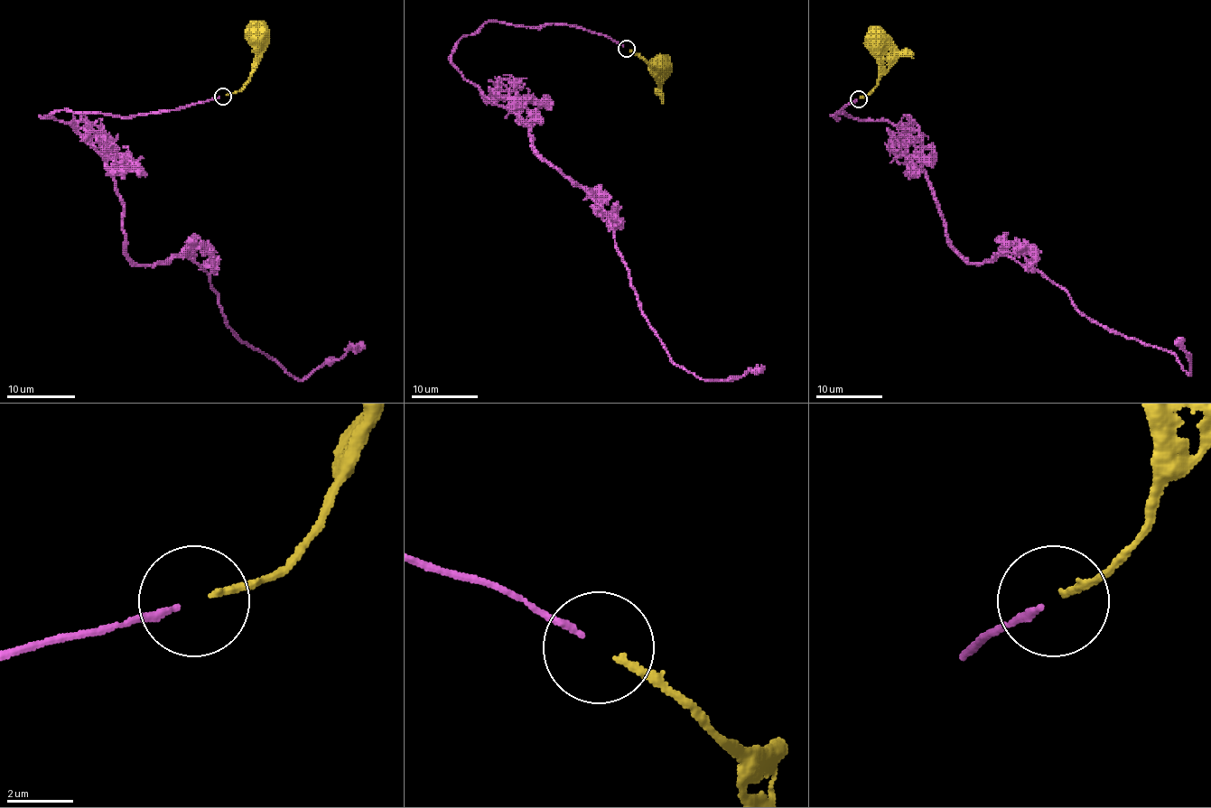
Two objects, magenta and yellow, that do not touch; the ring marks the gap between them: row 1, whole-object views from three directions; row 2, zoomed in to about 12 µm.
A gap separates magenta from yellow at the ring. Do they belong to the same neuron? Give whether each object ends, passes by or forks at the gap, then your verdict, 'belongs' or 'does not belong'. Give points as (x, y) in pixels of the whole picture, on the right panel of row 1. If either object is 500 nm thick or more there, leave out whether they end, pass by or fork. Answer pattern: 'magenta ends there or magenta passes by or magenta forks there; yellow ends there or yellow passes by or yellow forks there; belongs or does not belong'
magenta ends there; yellow ends there; belongs

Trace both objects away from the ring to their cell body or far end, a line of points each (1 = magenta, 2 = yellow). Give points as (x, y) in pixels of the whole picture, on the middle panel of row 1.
1: (623, 47), (570, 25), (485, 22), (451, 63), (607, 215), (668, 356), (708, 379), (765, 366)
2: (629, 50), (651, 67), (659, 68), (663, 58), (659, 63)

